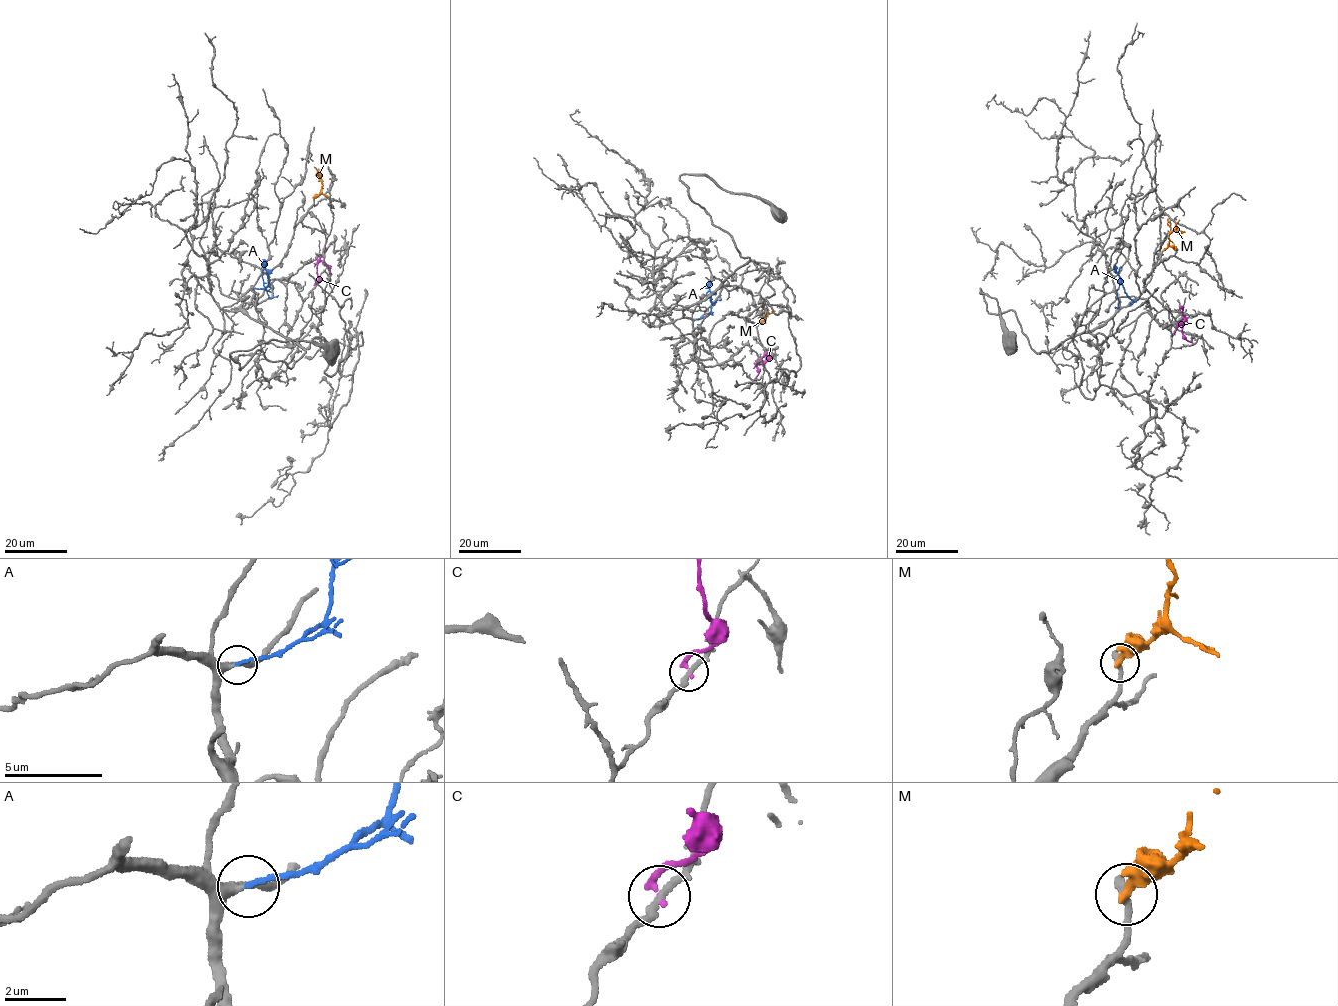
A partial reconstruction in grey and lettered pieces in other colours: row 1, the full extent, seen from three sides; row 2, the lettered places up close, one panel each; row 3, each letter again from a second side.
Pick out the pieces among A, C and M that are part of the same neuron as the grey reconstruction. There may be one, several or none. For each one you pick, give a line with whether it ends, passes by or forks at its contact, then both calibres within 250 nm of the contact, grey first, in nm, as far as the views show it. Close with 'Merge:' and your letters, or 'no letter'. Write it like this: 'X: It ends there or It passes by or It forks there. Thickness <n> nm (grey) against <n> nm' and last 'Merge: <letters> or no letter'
A: It ends there. Thickness 240 nm (grey) against 160 nm
Merge: A

